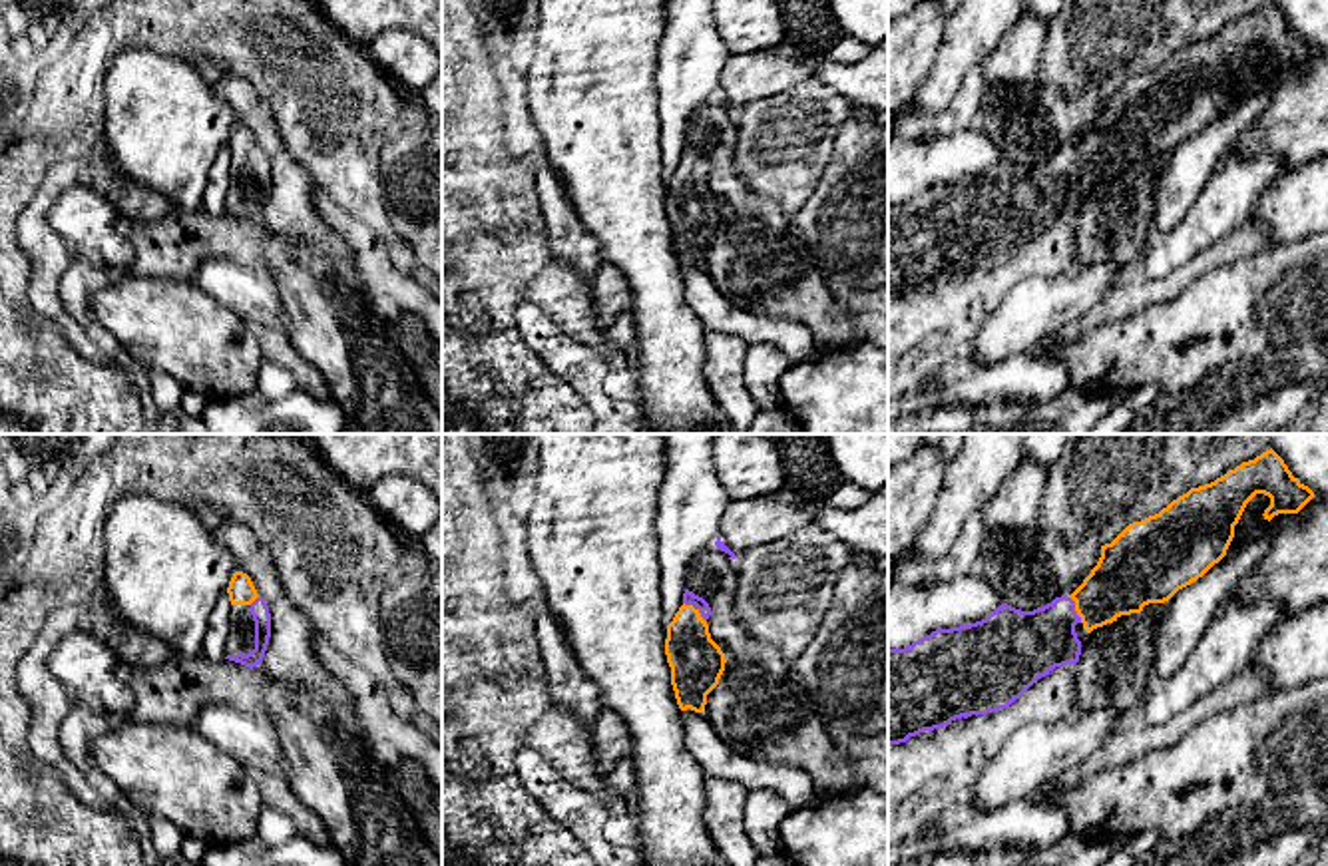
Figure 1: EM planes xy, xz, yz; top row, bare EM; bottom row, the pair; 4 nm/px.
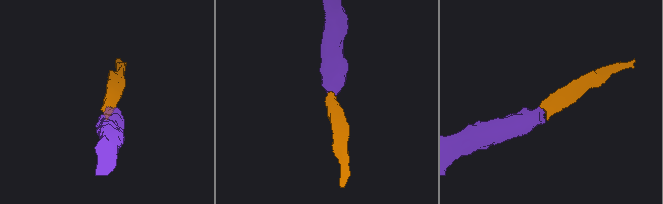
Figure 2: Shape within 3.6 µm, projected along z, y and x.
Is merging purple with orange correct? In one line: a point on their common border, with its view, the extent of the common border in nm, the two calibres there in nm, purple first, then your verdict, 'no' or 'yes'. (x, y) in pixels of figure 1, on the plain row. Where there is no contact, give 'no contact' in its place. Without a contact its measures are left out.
contact yz (1074, 162); length 130 nm; calibres 280 and 260 nm; yes

